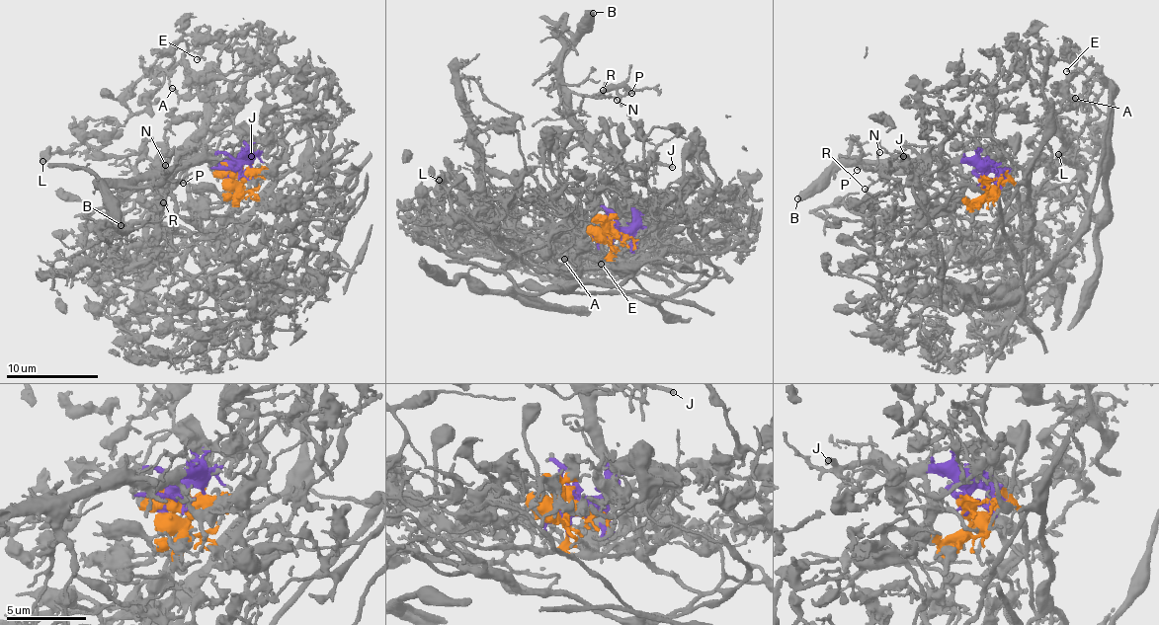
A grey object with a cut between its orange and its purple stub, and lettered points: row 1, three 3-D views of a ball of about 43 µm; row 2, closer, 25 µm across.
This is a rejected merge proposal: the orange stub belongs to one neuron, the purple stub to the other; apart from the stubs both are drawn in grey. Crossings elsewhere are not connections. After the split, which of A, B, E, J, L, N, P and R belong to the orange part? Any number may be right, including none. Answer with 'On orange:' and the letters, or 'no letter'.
On orange: A, E, L

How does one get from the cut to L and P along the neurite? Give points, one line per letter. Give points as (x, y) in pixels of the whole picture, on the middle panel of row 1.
L: (617, 233), (556, 238), (526, 262), (503, 262), (479, 227), (463, 237), (443, 217), (440, 180)
P: (619, 232), (632, 222), (628, 181), (609, 150), (578, 121), (571, 97), (597, 97), (611, 90), (631, 94)

